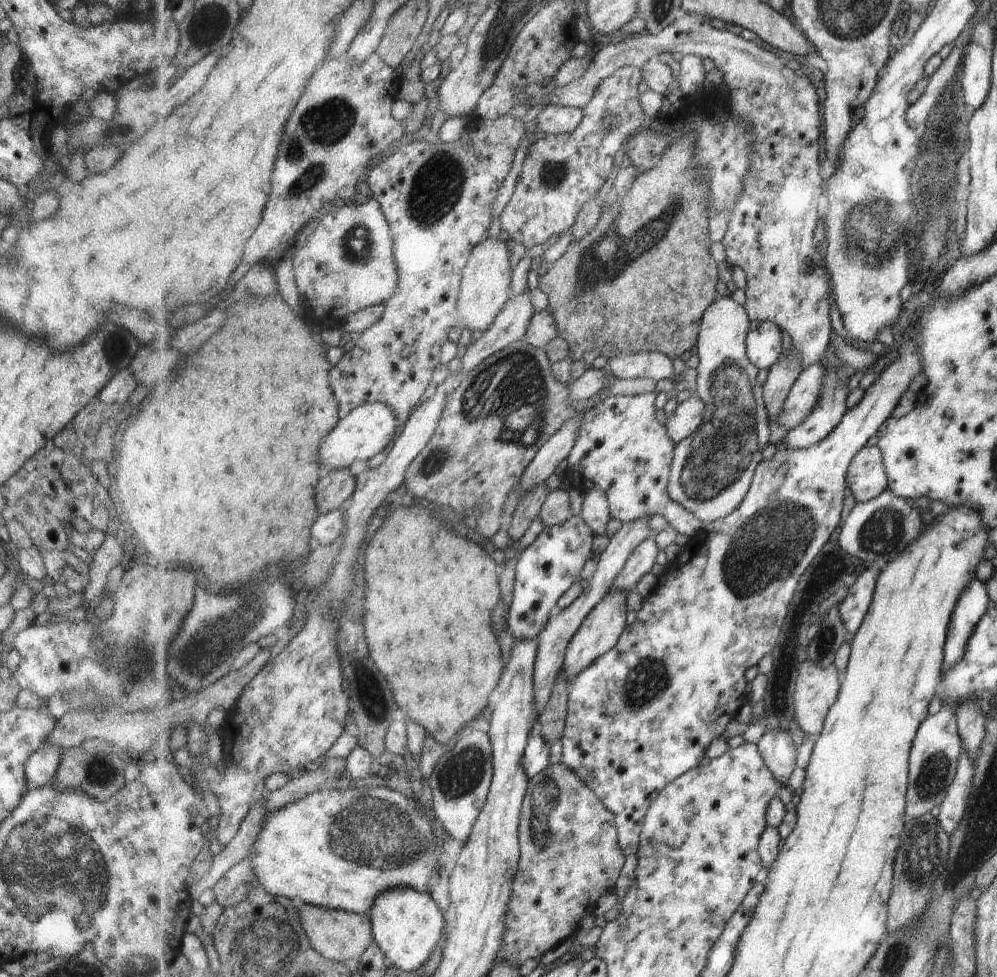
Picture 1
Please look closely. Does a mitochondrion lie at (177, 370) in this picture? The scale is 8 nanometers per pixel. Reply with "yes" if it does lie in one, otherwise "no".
no

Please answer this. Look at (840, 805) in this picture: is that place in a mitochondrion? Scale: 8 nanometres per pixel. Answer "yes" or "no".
no

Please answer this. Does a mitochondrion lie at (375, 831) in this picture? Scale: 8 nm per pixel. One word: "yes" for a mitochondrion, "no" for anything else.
yes

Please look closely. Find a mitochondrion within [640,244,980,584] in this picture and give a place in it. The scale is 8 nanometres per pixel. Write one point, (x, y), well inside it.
(716, 459)

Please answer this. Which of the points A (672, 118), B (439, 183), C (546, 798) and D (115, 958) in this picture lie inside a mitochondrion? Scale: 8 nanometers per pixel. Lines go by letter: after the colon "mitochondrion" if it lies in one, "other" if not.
A: other
B: mitochondrion
C: mitochondrion
D: other

